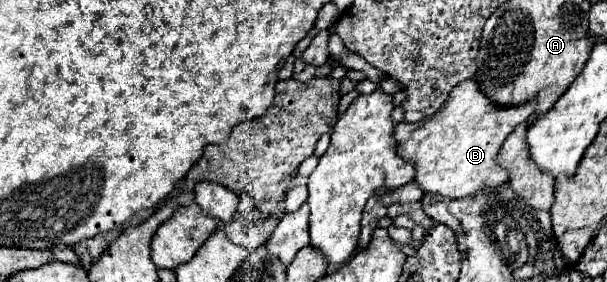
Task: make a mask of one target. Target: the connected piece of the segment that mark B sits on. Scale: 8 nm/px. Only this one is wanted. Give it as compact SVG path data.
M470 77L452 89L448 101L430 119L396 125L394 135L398 141L398 155L416 163L414 181L420 183L426 193L462 199L474 195L478 189L494 189L508 181L508 173L504 173L496 161L502 141L516 125L528 121L534 111L536 101L512 109L492 105L492 101L488 101L488 97L476 89L476 77Z

